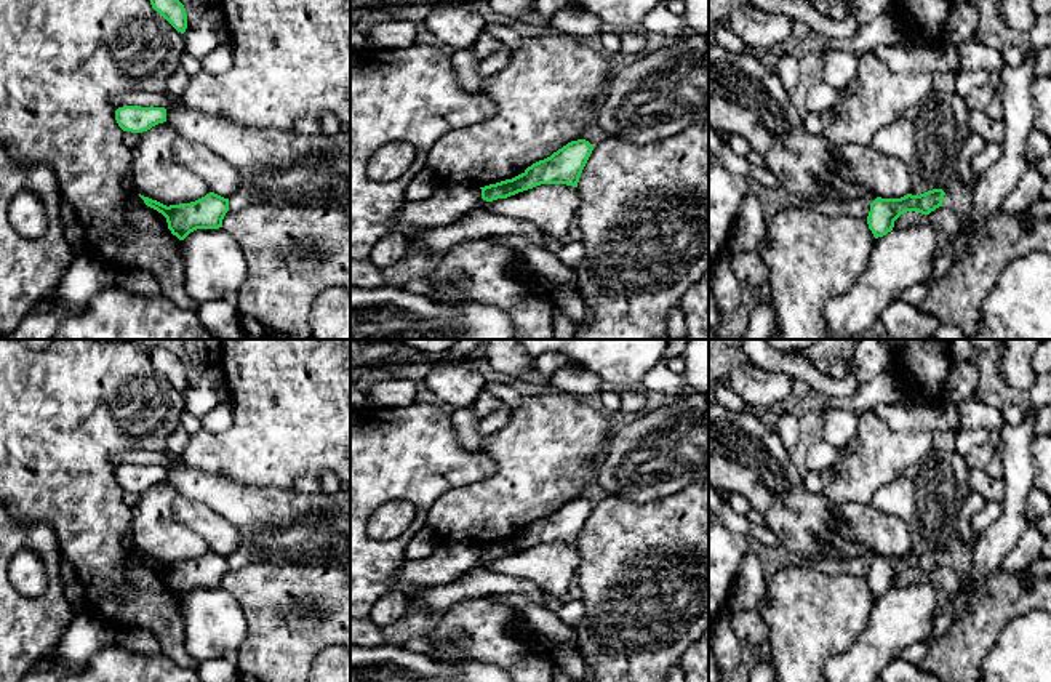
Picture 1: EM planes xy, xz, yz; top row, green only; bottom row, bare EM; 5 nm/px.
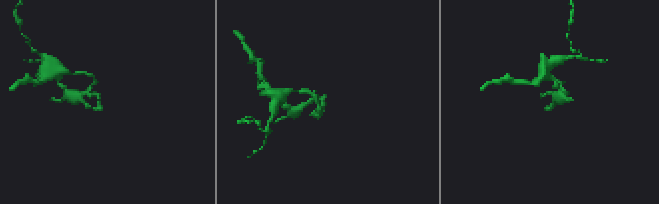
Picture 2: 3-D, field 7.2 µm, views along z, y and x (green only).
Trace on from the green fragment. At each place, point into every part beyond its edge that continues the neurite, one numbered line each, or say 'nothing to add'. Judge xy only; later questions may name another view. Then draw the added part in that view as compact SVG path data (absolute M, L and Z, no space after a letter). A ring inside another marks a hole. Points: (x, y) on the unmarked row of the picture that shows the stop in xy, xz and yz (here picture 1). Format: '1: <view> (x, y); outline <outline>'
nothing to add

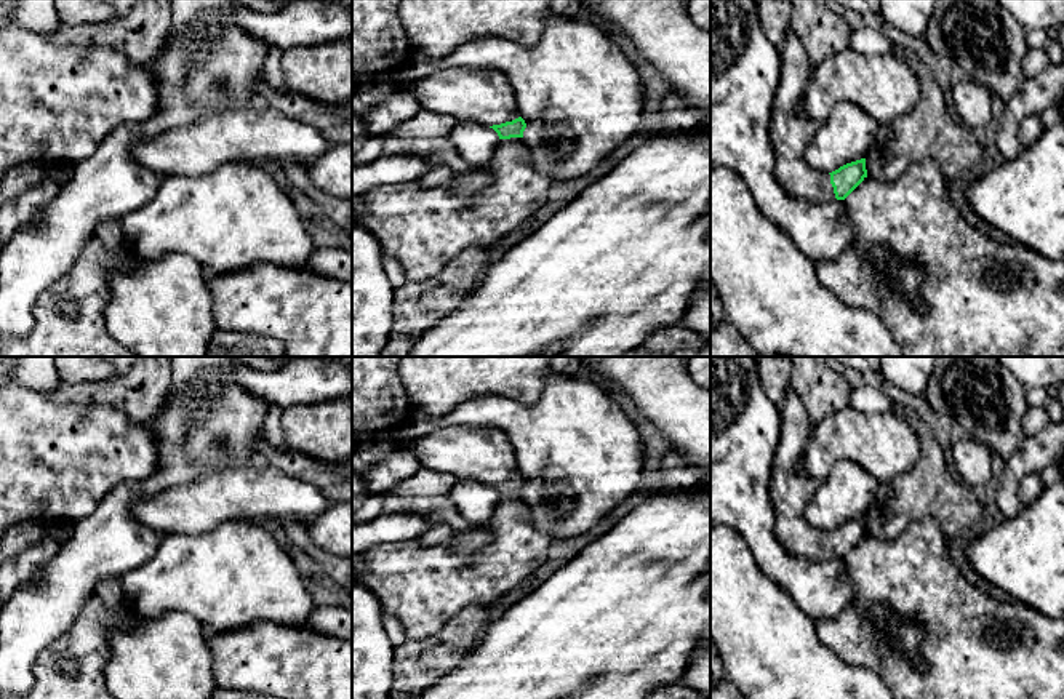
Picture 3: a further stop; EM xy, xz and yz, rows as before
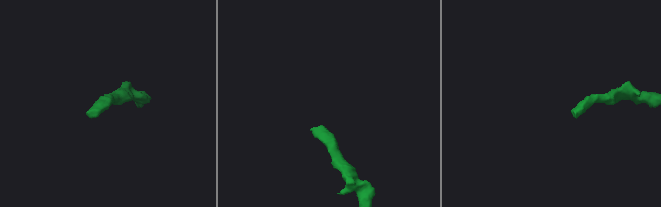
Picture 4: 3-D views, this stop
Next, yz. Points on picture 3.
1: yz (789, 490); outline M792 385L787 389L779 409L782 429L770 475L776 537L800 558L830 561L835 558L830 533L814 529L803 518L803 509L818 488L814 478L800 472L800 459L806 451L806 441L814 424Z

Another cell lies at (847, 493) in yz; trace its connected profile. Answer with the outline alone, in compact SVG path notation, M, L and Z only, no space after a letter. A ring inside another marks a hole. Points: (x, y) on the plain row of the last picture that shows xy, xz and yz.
M850 459L837 461L803 509L803 518L818 531L866 517L880 481Z

